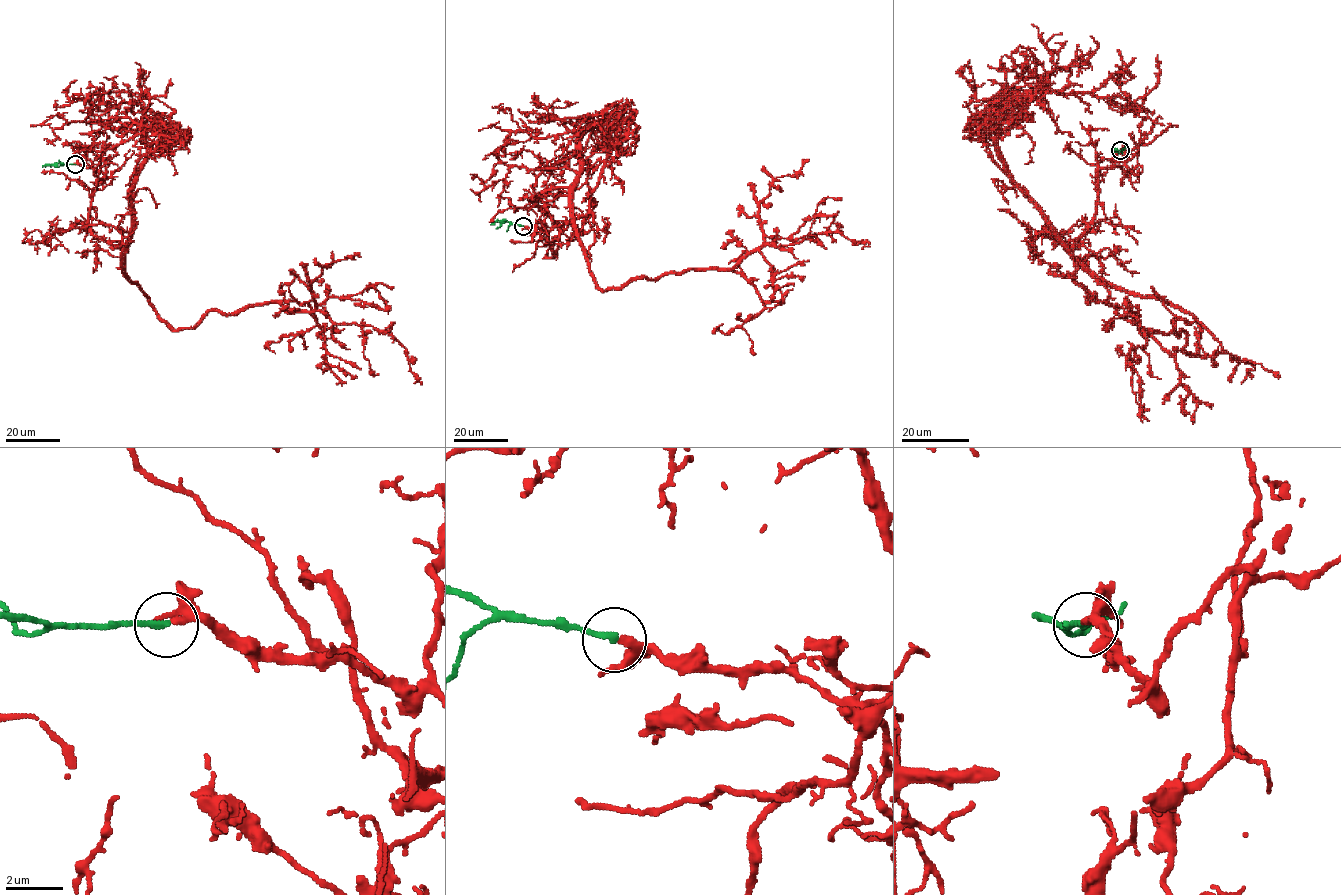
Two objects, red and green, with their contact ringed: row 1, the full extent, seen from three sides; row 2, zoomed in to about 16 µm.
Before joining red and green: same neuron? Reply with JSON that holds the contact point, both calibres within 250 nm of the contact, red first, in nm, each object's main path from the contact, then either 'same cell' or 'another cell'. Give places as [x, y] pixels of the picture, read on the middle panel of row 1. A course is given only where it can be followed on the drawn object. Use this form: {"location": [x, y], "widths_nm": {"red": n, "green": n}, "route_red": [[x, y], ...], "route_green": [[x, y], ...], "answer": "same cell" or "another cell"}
{"location": [523, 226], "widths_nm": {"red": 240, "green": 240}, "route_red": [[523, 226], [548, 231], [536, 196], [570, 187], [602, 290], [732, 270], [757, 248], [828, 231], [869, 243]], "route_green": [[523, 226], [508, 221], [491, 224]], "answer": "same cell"}

